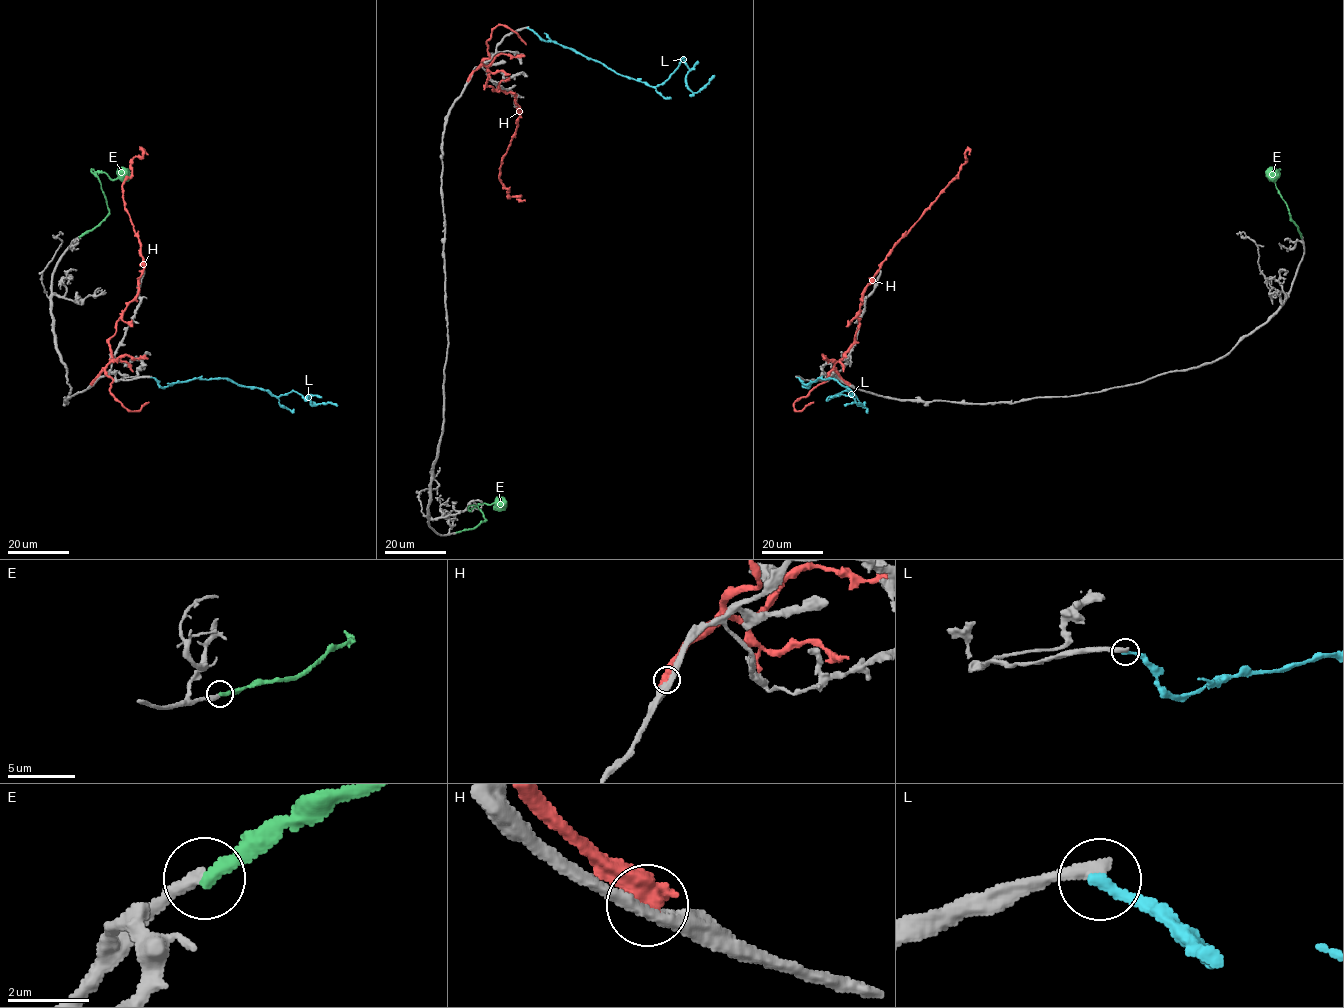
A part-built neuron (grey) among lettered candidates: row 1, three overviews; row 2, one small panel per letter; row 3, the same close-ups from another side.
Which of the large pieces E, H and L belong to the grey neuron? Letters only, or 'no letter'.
E

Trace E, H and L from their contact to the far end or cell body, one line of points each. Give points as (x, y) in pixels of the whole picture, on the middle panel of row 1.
E: (456, 532), (473, 529), (486, 520), (473, 504), (506, 504)
H: (469, 79), (484, 65), (486, 85), (515, 96), (521, 113), (500, 181), (509, 197), (525, 201)
L: (528, 28), (651, 86), (661, 85), (683, 58), (689, 69), (686, 86), (694, 92), (714, 75)

